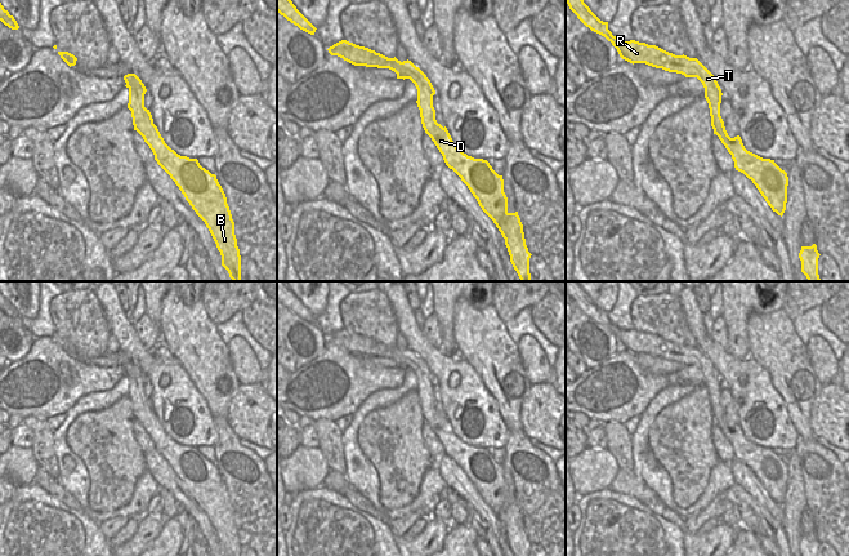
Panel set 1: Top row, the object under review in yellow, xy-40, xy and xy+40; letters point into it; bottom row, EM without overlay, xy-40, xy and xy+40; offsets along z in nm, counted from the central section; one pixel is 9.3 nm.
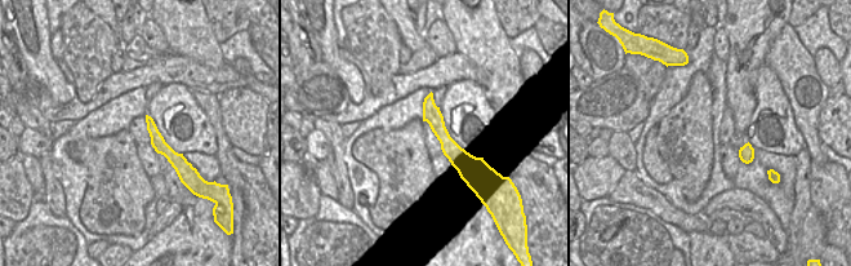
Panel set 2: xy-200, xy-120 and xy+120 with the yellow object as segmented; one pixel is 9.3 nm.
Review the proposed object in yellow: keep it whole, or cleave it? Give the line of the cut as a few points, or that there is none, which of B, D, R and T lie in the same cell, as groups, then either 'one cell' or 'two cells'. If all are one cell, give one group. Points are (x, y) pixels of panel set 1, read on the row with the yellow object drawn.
cut none; groups B D R T; one cell

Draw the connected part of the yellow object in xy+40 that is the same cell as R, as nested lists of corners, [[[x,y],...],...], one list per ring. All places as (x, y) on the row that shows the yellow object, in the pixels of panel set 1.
[[[566,0],[569,9],[591,31],[604,36],[617,49],[620,57],[630,63],[645,63],[685,77],[697,77],[705,88],[709,103],[711,126],[728,152],[732,155],[736,170],[743,173],[756,186],[768,205],[778,215],[783,215],[787,203],[788,177],[774,160],[763,159],[747,151],[739,135],[730,138],[720,116],[721,89],[714,75],[697,59],[675,55],[656,45],[635,40],[622,41],[608,30],[608,22],[600,21],[584,0]]]

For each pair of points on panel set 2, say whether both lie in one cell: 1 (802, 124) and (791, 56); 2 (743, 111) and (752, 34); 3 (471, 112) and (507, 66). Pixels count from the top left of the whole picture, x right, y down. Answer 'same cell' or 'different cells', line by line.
1: same cell
2: same cell
3: different cells

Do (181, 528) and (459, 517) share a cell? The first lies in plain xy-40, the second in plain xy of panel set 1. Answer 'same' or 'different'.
different

